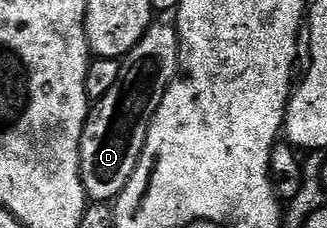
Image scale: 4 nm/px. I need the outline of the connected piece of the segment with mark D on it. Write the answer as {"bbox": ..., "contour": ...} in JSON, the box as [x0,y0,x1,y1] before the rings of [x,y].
{"bbox":[80,23,182,201],"contour":[[[159,23],[149,27],[142,41],[138,41],[131,60],[133,63],[127,64],[117,87],[110,89],[95,104],[88,127],[84,130],[80,162],[84,186],[93,200],[112,201],[123,195],[126,185],[140,168],[144,146],[148,144],[148,132],[164,106],[168,90],[181,74],[182,40],[179,30],[173,24],[171,27],[168,23]]]}

